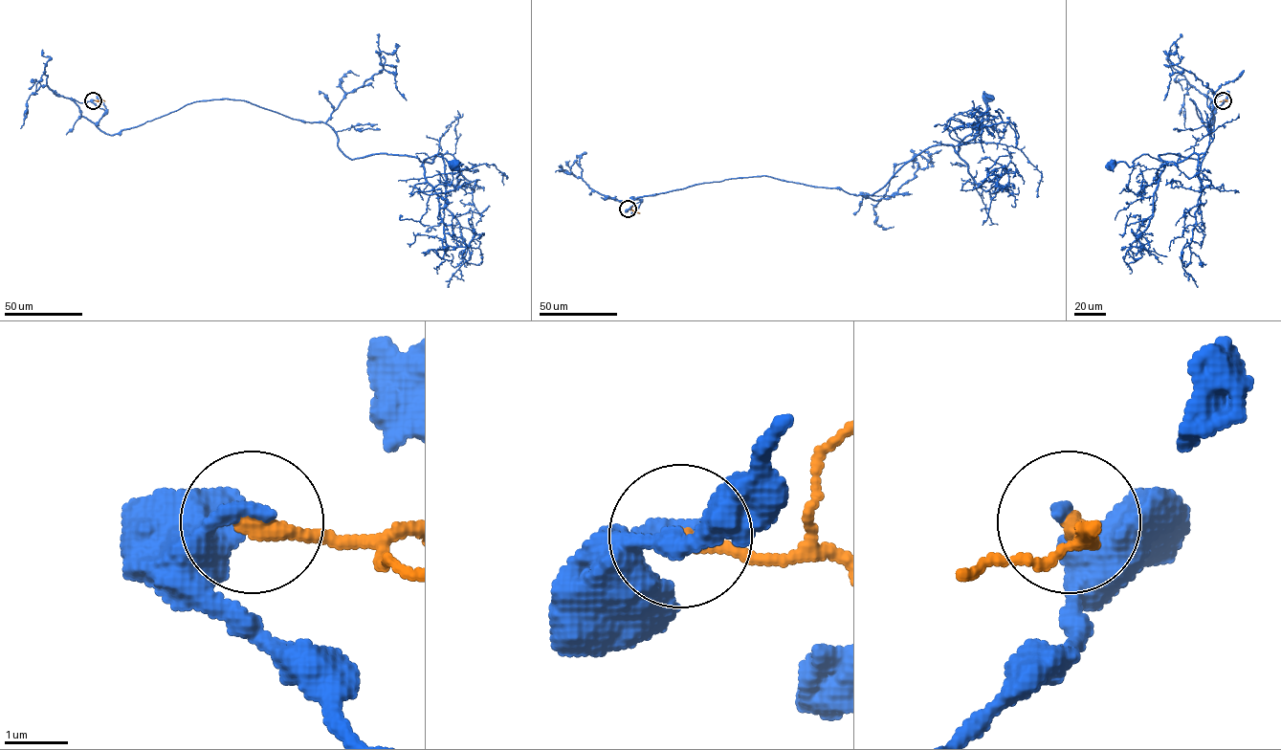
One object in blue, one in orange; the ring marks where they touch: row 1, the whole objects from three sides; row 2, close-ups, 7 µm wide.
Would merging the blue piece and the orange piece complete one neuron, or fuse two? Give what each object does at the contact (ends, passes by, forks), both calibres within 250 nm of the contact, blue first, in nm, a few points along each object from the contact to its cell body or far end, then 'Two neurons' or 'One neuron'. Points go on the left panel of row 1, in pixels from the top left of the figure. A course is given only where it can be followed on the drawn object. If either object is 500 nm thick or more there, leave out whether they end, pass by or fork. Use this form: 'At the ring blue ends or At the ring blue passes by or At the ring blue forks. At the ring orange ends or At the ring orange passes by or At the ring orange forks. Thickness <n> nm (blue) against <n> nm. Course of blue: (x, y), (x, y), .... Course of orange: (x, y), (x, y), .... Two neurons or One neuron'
At the ring blue ends. At the ring orange ends. Thickness 280 nm (blue) against 320 nm. Course of blue: (93, 99), (111, 135), (231, 99), (328, 124), (350, 159), (437, 154), (453, 164). Course of orange: (93, 100), (104, 100). Two neurons

